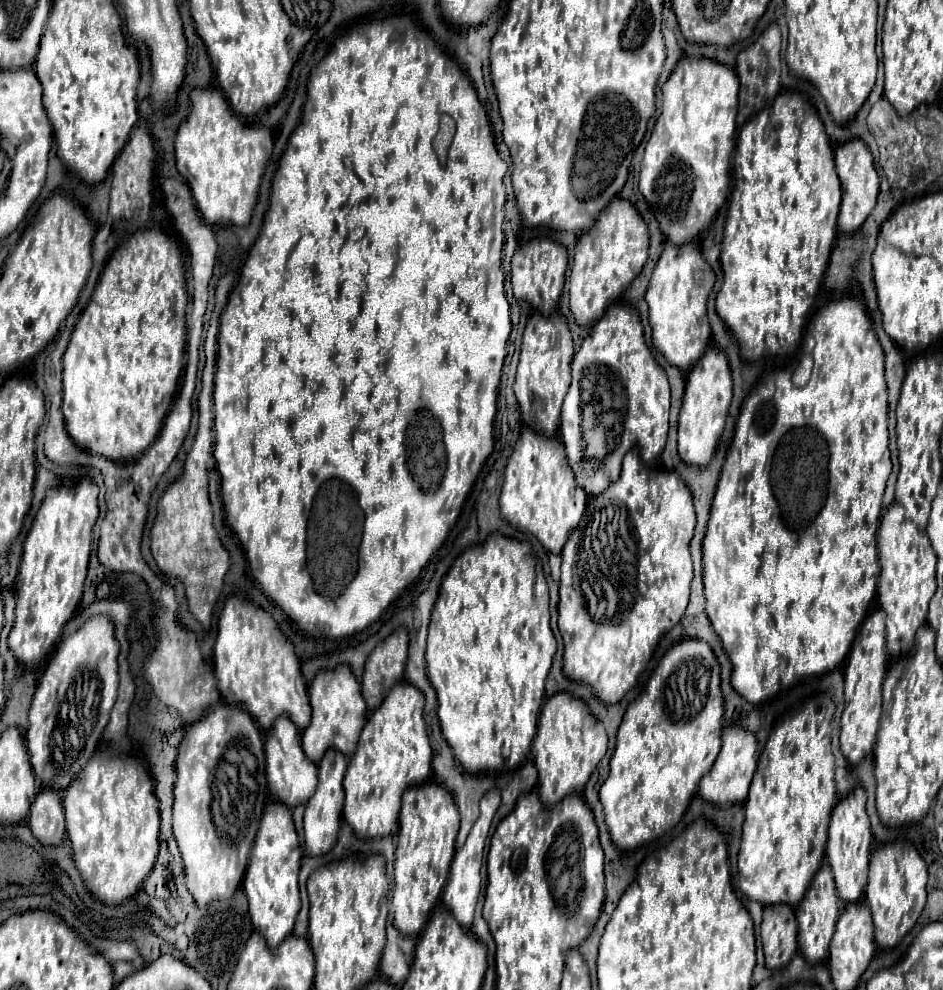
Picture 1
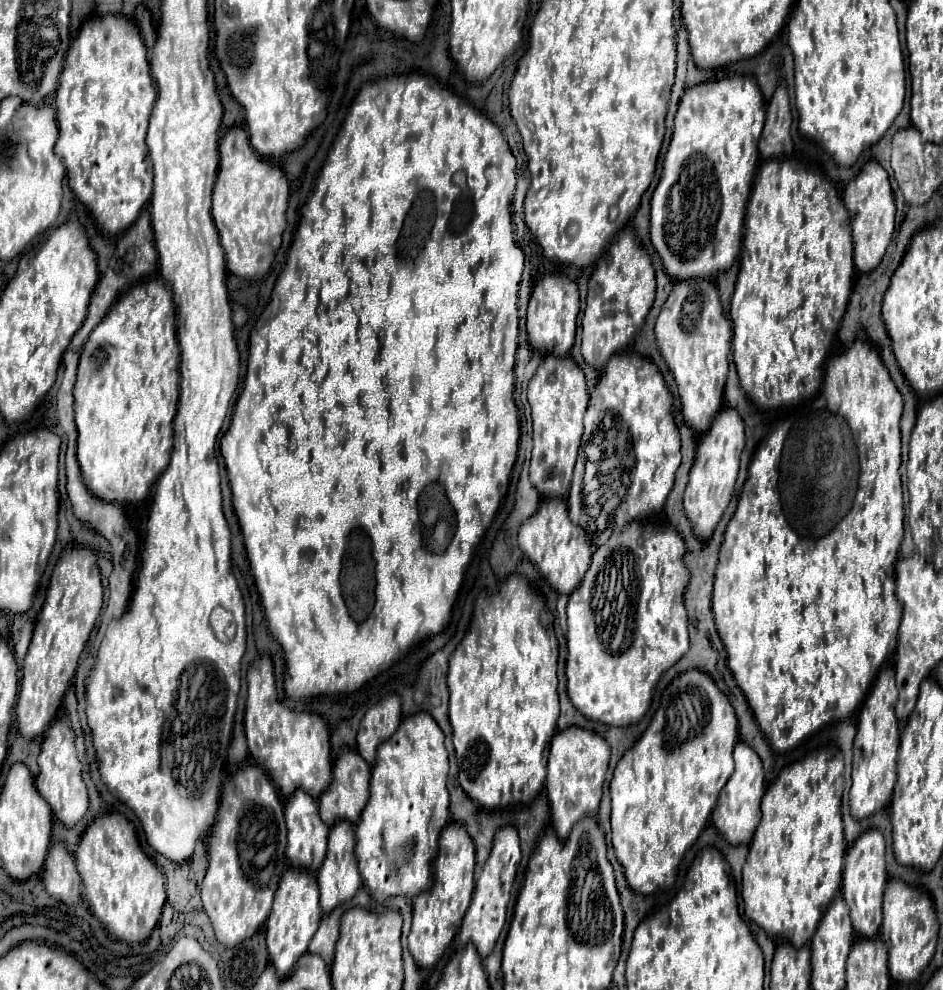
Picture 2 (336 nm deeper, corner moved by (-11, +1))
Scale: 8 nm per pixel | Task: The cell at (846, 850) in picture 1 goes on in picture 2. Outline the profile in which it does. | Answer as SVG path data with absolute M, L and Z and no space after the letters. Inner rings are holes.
M880 830L864 832L852 846L848 846L842 874L842 898L850 908L854 934L858 938L874 938L882 924L882 896L888 884L884 862L884 838Z

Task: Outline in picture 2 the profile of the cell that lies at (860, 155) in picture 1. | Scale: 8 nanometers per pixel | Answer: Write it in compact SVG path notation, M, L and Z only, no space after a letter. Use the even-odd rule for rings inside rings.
M870 160L862 168L862 172L848 184L848 188L844 190L844 206L850 214L850 224L852 224L854 264L858 268L858 272L862 272L862 274L872 272L880 264L880 260L890 244L890 238L894 232L894 214L896 214L888 174L876 160Z

